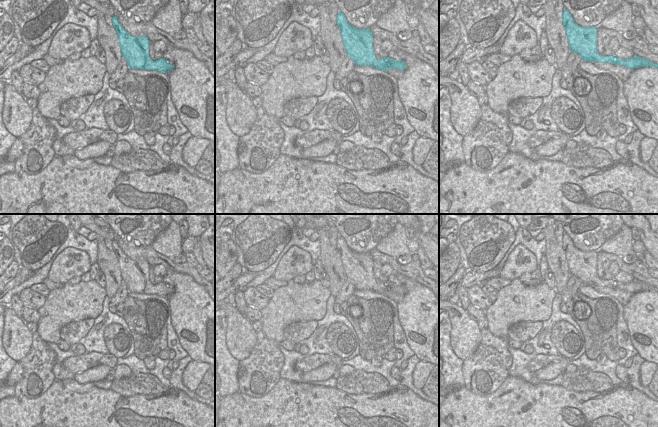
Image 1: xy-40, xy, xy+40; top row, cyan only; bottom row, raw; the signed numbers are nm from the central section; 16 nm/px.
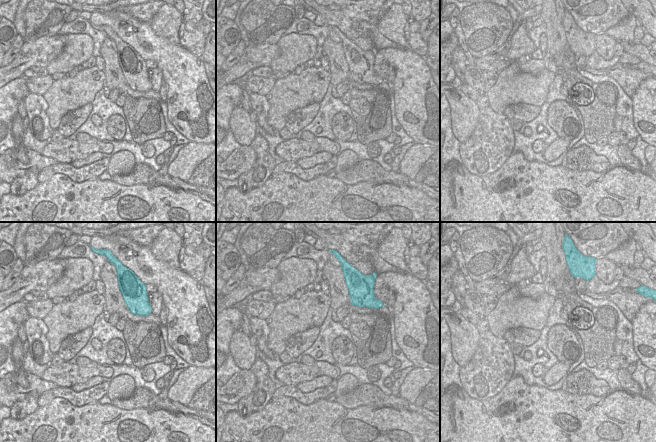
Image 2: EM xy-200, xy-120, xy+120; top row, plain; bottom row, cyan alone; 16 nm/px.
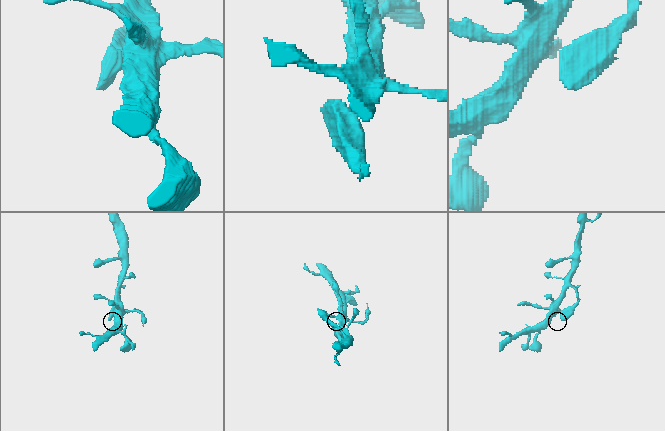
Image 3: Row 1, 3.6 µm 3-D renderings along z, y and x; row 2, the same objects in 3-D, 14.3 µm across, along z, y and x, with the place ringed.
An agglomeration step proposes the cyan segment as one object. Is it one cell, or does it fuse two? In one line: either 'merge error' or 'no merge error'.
merge error

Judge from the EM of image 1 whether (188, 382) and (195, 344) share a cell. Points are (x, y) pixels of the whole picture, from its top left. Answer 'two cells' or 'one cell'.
two cells

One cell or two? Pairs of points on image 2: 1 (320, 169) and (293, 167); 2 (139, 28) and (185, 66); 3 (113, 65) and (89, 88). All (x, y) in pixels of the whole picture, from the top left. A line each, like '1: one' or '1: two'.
1: one
2: one
3: two

